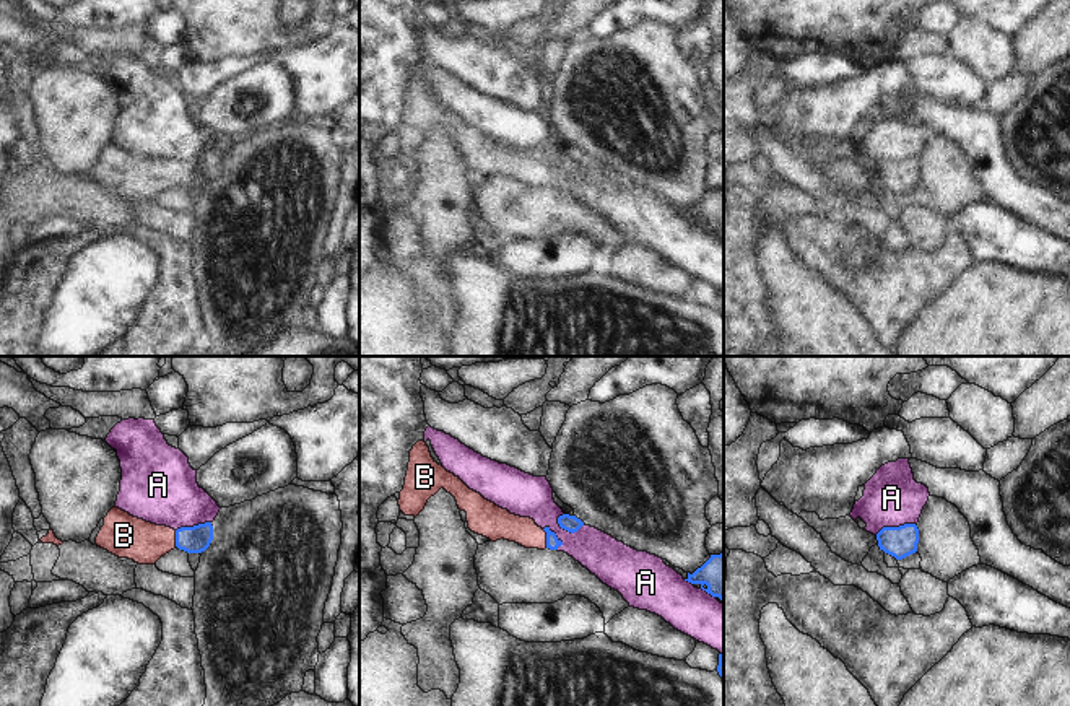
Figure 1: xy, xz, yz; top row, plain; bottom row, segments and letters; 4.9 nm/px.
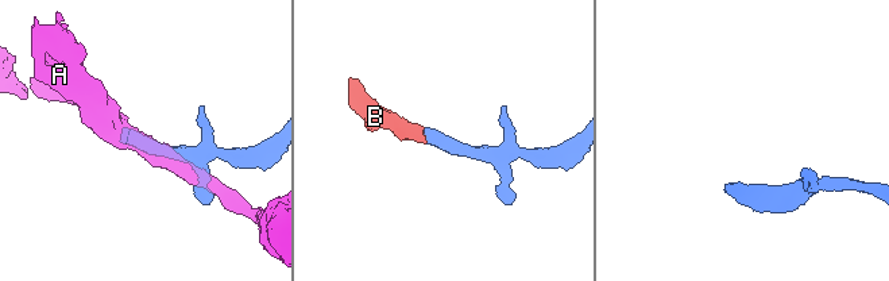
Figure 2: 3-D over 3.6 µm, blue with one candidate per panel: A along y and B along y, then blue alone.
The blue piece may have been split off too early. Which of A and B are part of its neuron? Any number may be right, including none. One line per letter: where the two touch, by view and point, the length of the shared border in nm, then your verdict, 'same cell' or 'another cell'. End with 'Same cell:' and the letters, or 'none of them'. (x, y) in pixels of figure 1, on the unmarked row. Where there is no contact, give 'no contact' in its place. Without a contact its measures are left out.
A: xz (568, 166) | 150 nm | another cell
B: xz (547, 174) | 100 nm | same cell
Same cell: B

